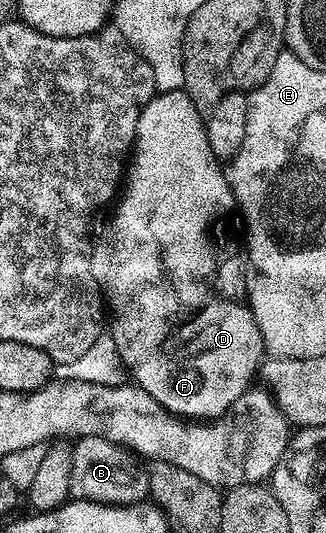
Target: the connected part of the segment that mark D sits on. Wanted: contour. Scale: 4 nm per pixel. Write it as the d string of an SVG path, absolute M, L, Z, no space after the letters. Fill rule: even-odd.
M183 90L179 92L162 92L153 96L150 103L146 104L141 110L140 117L136 123L136 143L130 156L130 163L126 168L126 179L123 181L122 191L114 204L116 213L113 214L112 221L109 222L108 229L104 232L104 237L97 242L96 248L94 244L90 252L92 276L102 289L102 296L106 301L107 311L110 313L110 328L112 324L110 338L114 342L114 346L118 346L118 354L124 364L127 360L144 360L144 346L152 344L156 340L158 330L164 330L164 328L170 328L170 330L178 328L180 330L178 336L186 334L192 340L196 336L196 360L192 362L192 366L202 368L202 372L206 372L206 370L208 372L218 372L218 366L234 366L234 362L250 362L250 360L254 360L254 356L256 356L254 352L258 350L258 340L262 340L262 334L258 330L256 319L253 318L251 309L245 303L218 291L210 291L210 298L208 298L206 296L209 289L206 286L206 274L208 272L206 270L200 272L200 242L202 242L200 234L204 232L204 227L210 223L210 218L226 214L232 207L234 207L232 187L228 185L228 178L221 161L217 160L214 150L210 150L208 125L201 109L197 108L196 103ZM156 312L172 312L172 314L170 314L170 318L162 318L162 320L160 320L160 314L158 314L158 320L156 320Z

